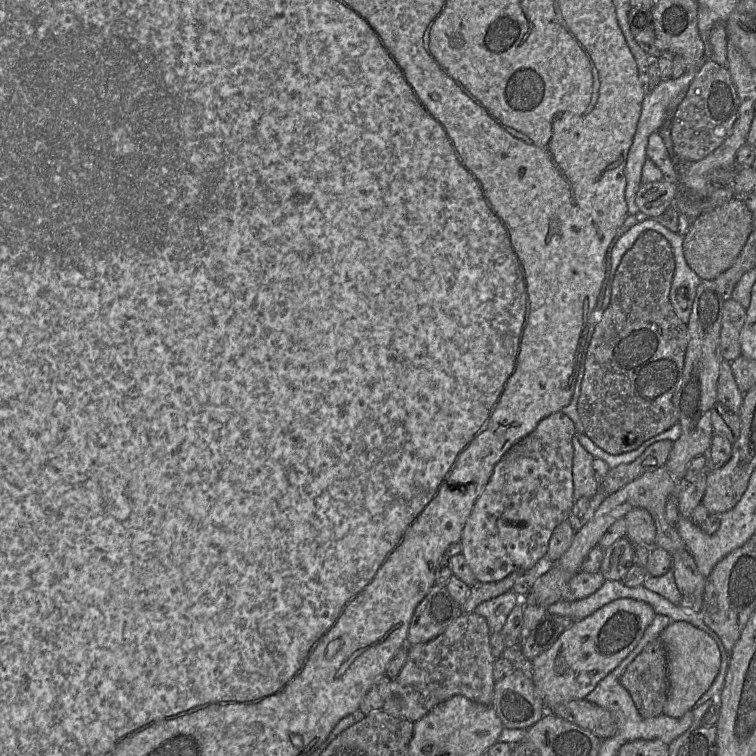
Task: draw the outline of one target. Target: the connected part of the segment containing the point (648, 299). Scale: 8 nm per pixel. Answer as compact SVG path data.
M654 230L643 232L618 266L611 268L610 301L587 345L577 411L584 433L605 452L619 455L636 450L646 440L678 423L672 398L682 378L689 333L670 302L675 259L669 241L662 234Z

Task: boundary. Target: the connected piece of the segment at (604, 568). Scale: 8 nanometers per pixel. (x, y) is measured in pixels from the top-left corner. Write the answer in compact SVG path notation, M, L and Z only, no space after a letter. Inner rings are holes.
M623 537L605 549L600 572L606 580L620 581L633 564L633 544Z

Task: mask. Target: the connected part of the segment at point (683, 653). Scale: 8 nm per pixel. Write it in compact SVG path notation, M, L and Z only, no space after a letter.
M685 621L671 622L659 635L667 656L668 694L663 714L680 718L710 688L720 669L720 652L711 636Z

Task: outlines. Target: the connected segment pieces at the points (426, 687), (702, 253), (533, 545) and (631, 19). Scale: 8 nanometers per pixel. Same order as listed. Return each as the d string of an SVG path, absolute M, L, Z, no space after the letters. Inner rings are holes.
M472 611L460 615L436 638L407 645L406 663L398 676L391 679L382 711L416 722L437 704L455 695L491 705L496 681L493 677L495 658L489 641L490 629L486 619Z
M740 197L704 212L694 219L684 236L683 251L687 264L702 280L715 280L735 263L741 253L752 226L752 213Z
M552 413L495 465L489 482L473 506L460 540L462 554L478 582L500 581L515 571L531 569L545 557L554 529L568 519L574 507L572 439L575 434L574 423L565 413Z
M631 7L628 13L628 22L635 41L645 52L657 58L666 54L655 43L652 9Z

